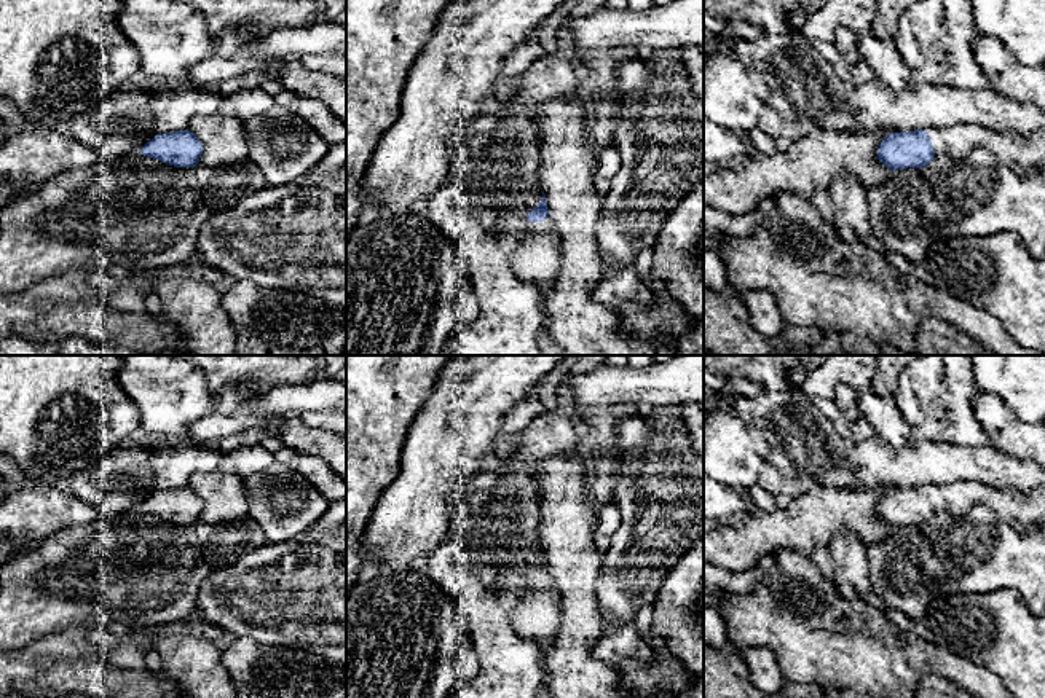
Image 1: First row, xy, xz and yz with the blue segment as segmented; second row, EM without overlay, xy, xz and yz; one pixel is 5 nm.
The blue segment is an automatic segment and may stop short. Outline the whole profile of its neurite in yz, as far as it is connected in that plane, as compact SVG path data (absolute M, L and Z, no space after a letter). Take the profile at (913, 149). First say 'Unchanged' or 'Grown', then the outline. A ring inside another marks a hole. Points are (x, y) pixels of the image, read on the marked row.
Grown. M972 123L887 134L877 148L877 159L890 171L921 169L937 155L960 159L976 147L986 148L1002 166L1016 174L1045 169L1045 129L1023 139L1018 134L1000 134Z

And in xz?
Grown. M544 191L541 202L528 212L520 234L509 263L519 277L539 287L544 295L541 304L547 316L546 296L558 277L562 237L560 229L549 218Z

